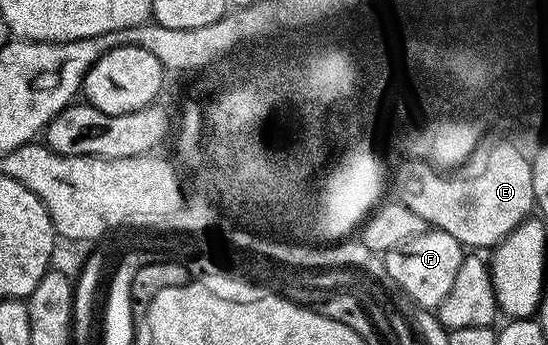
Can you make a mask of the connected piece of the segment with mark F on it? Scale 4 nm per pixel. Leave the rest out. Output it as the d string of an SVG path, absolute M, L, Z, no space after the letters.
M430 228L384 253L389 283L394 283L397 291L414 301L419 309L437 310L448 290L452 290L452 281L456 279L456 270L460 270L463 255L464 245L452 238L452 234Z

